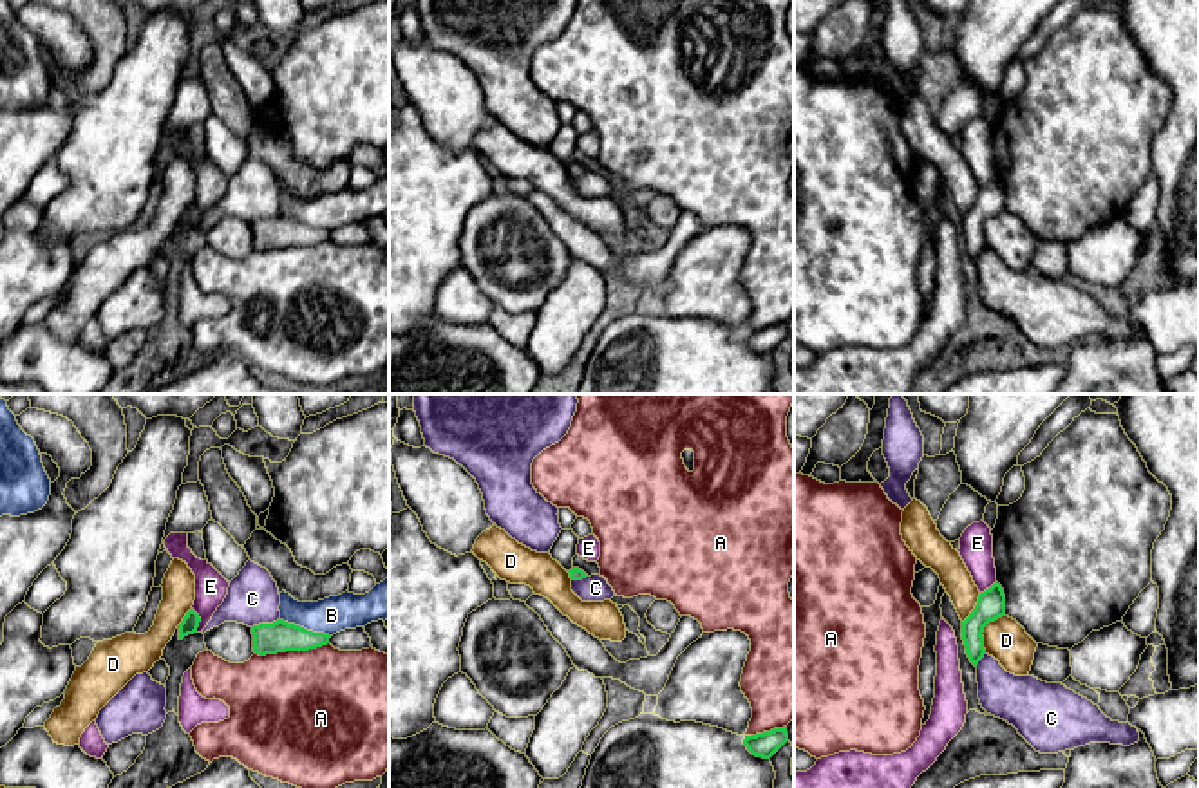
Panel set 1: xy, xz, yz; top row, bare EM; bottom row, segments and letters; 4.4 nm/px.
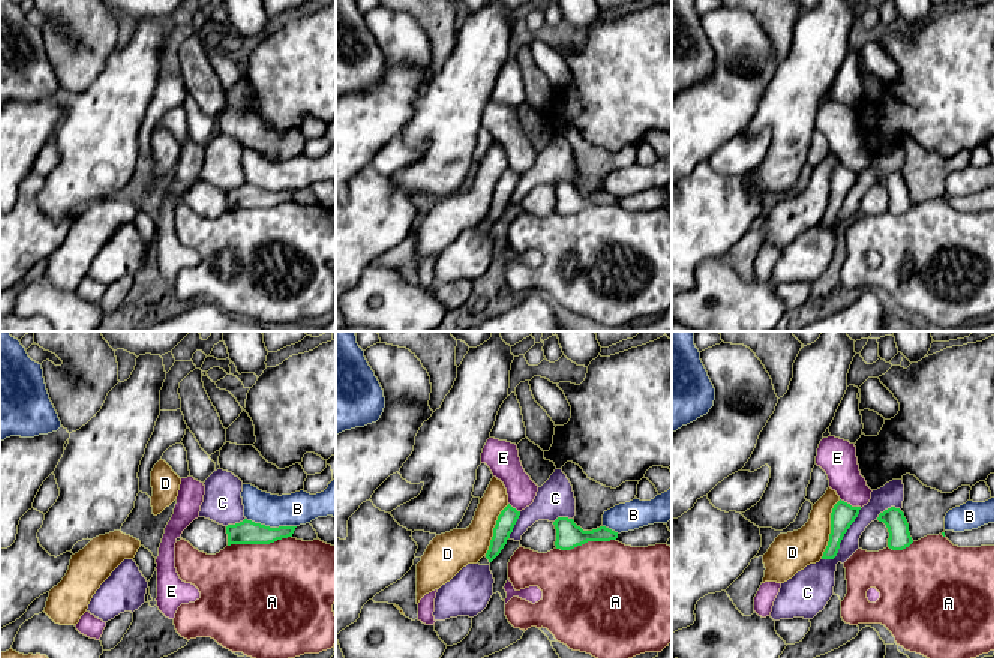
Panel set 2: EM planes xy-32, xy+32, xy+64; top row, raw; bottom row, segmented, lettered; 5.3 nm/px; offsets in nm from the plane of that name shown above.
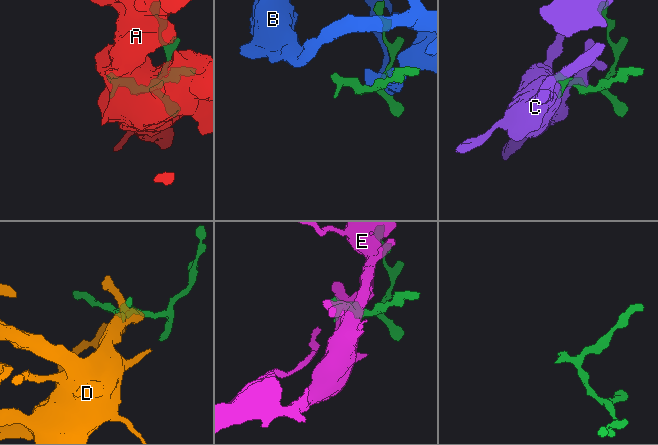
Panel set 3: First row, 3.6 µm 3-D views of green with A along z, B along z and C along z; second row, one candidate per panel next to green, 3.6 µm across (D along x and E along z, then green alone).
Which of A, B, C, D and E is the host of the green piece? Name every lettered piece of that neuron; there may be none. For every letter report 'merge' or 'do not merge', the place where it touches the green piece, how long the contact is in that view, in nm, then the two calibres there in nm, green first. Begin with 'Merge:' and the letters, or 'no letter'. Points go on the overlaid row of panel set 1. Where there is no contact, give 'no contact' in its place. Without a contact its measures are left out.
Merge: no letter
A: do not merge; meets green in xy at (292, 649); contact 340 nm long; 140 nm thick on the green side, 500 nm on the other
B: do not merge; meets green in xy at (302, 628); contact 240 nm long; 140 nm thick on the green side, 160 nm on the other
C: do not merge; meets green in xy at (264, 624); contact 140 nm long; 140 nm thick on the green side, 220 nm on the other
D: do not merge; meets green in yz at (982, 631); contact 200 nm long; 130 nm thick on the green side, 190 nm on the other
E: do not merge; meets green in xy at (199, 620); contact 110 nm long; 80 nm thick on the green side, 140 nm on the other

